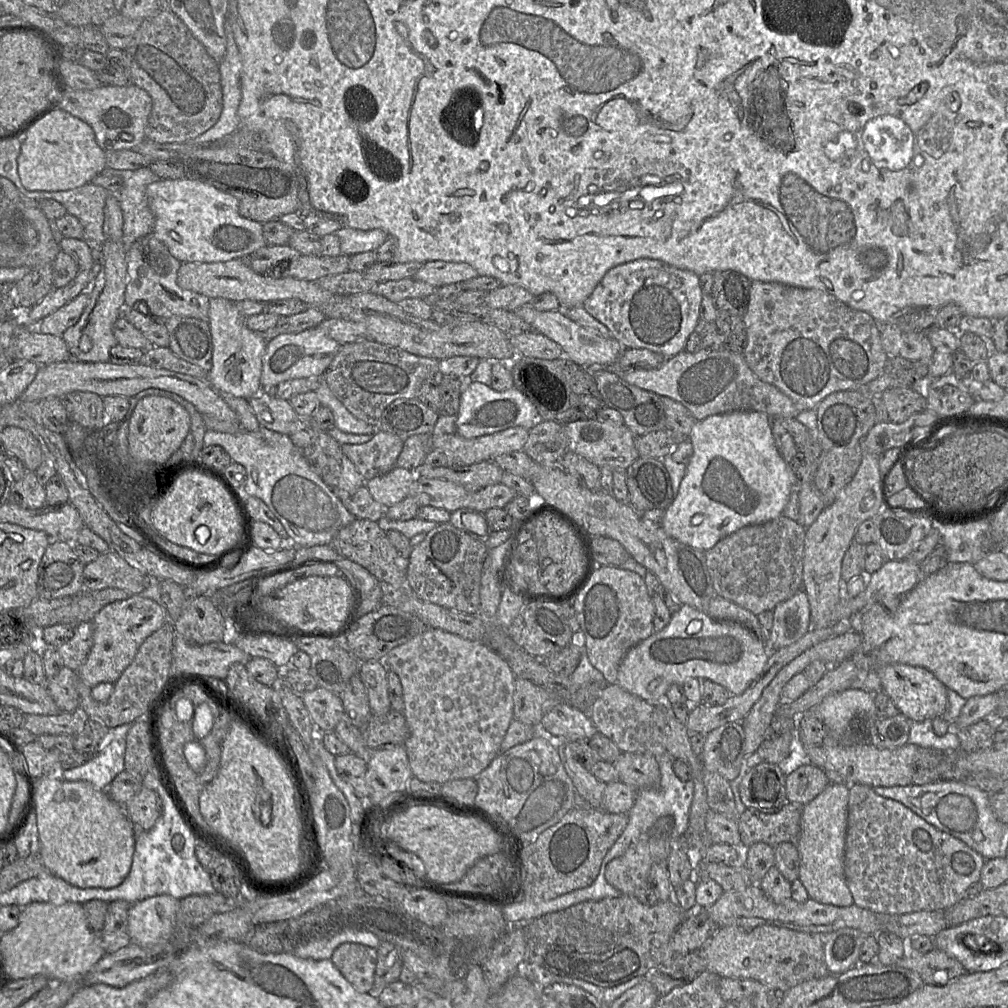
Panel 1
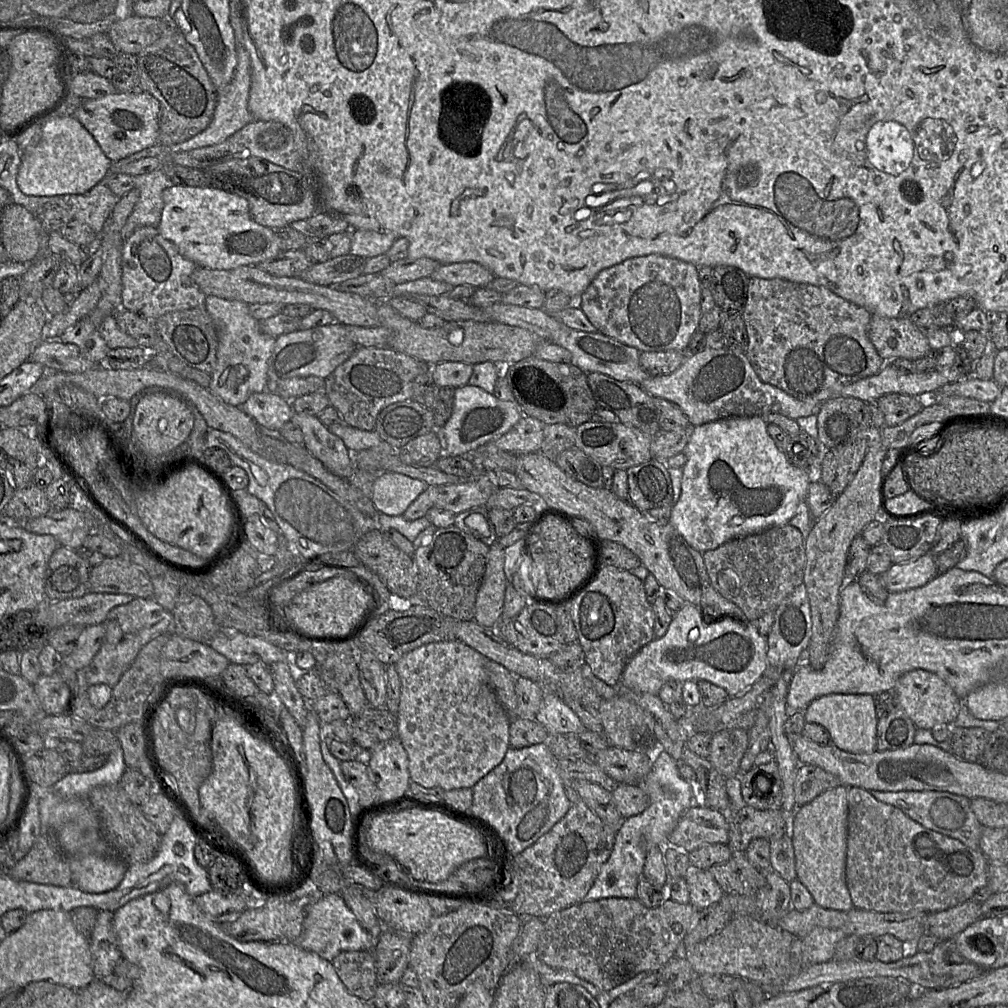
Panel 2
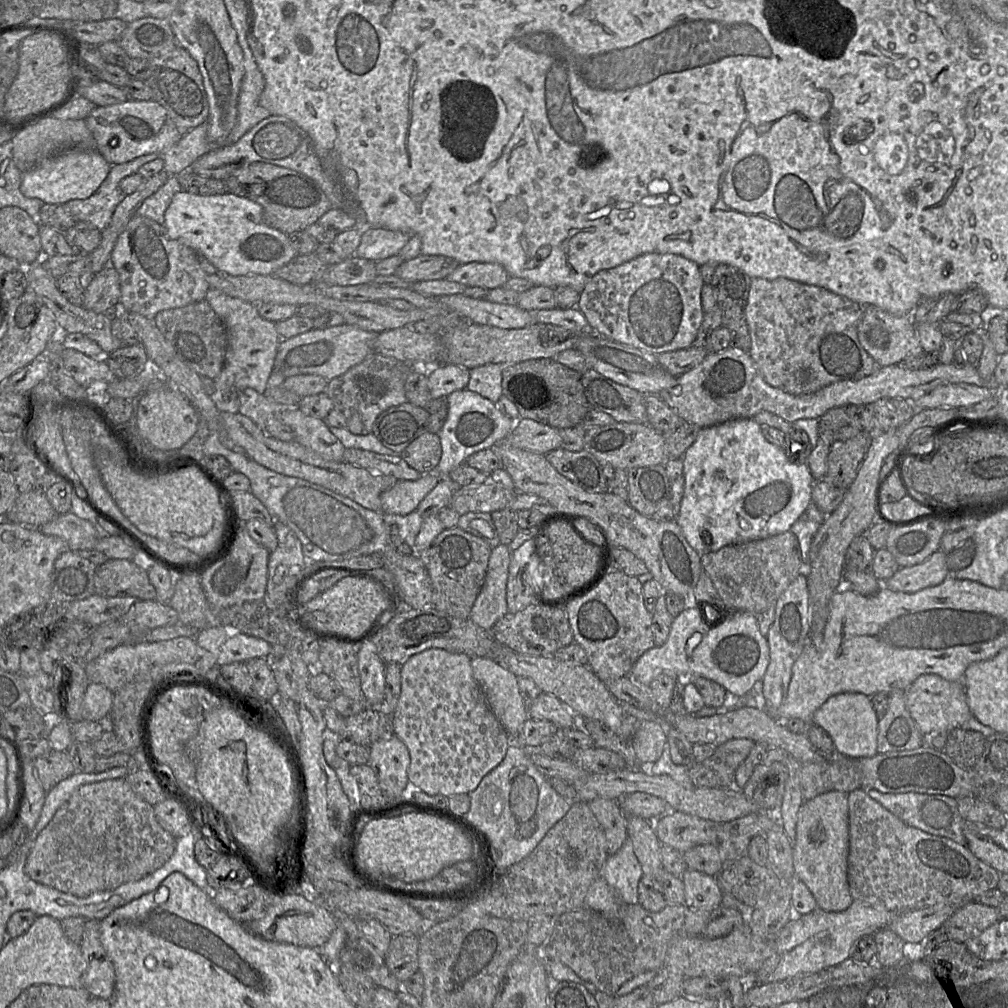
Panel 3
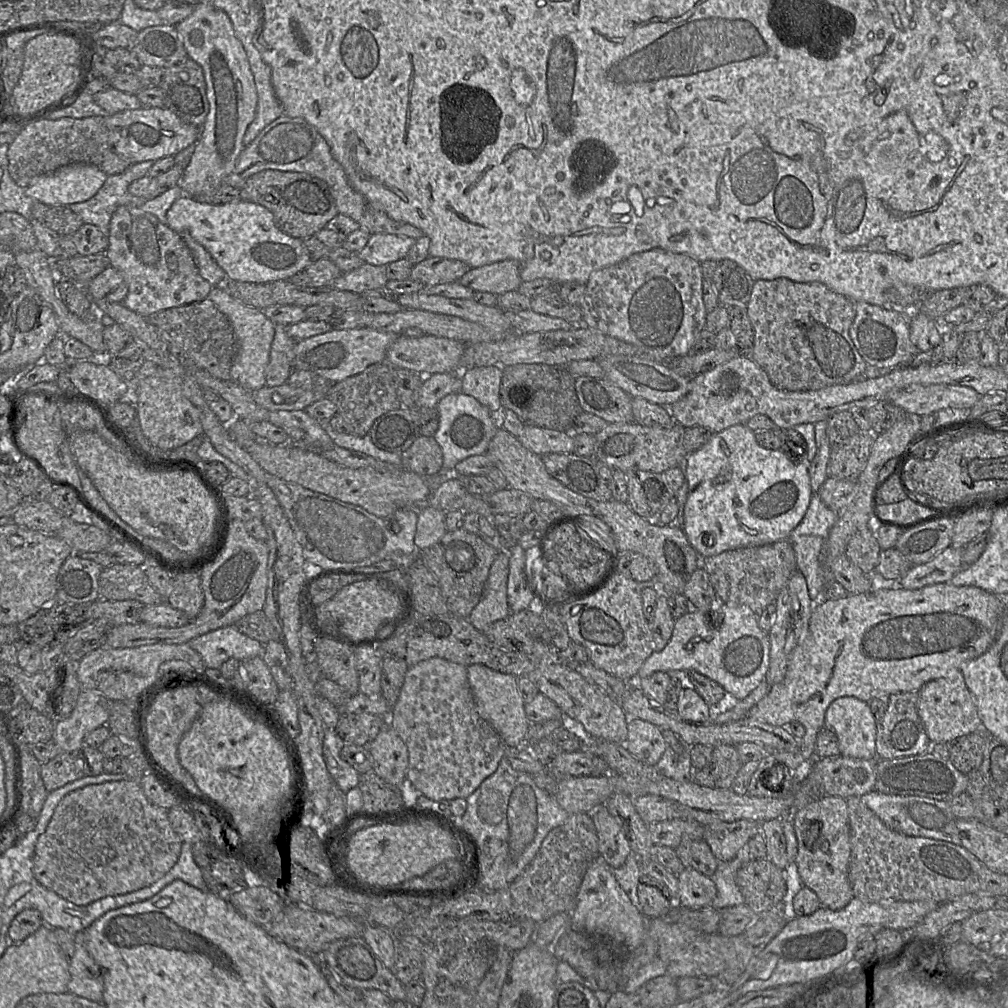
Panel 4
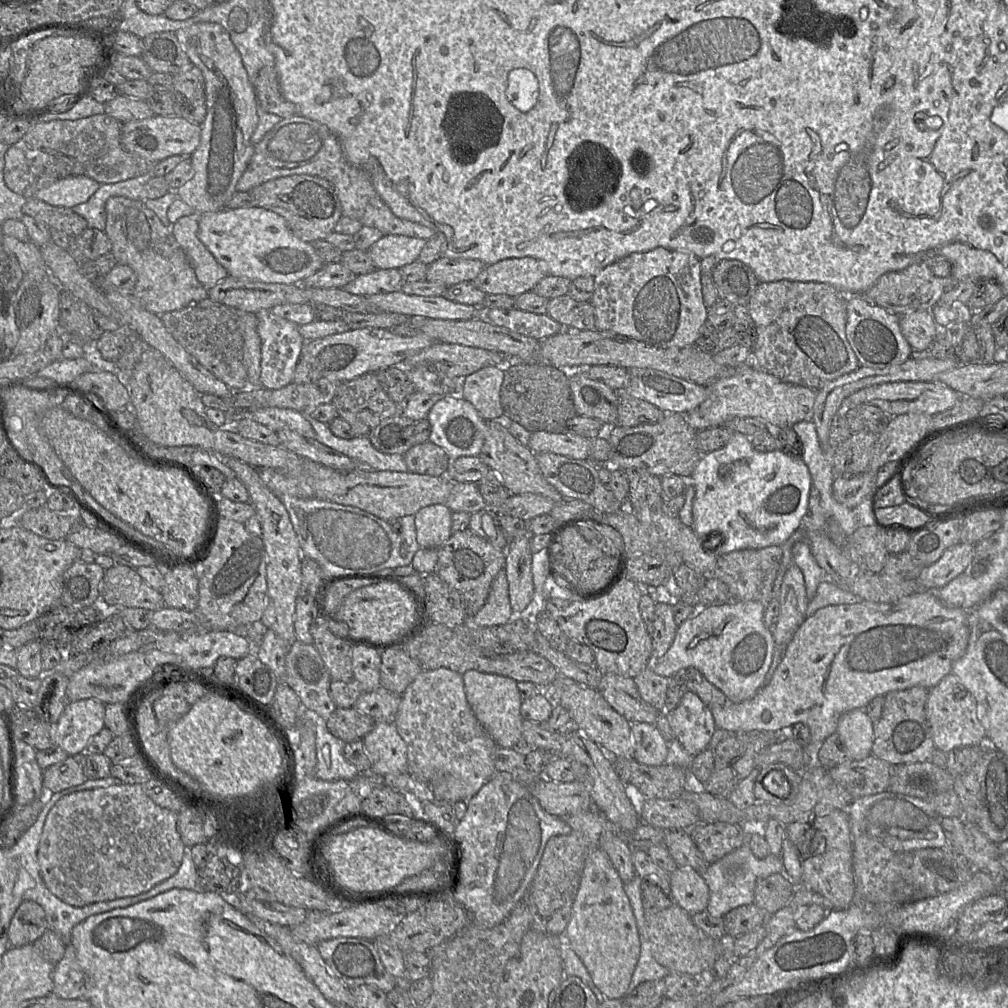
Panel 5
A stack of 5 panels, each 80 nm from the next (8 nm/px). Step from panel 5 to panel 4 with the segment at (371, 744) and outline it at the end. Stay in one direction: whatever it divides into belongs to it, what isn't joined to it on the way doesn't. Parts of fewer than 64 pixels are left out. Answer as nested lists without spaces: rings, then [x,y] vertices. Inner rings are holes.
[[[386,726],[367,747],[372,757],[372,771],[387,783],[399,787],[406,779],[409,762],[402,739]]]

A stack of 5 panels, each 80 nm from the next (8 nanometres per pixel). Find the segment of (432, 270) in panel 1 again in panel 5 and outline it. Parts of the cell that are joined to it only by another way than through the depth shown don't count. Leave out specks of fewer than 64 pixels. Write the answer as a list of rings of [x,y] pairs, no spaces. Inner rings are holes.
[[[533,257],[506,258],[486,265],[471,283],[486,294],[516,297],[532,291],[547,275],[546,261]]]

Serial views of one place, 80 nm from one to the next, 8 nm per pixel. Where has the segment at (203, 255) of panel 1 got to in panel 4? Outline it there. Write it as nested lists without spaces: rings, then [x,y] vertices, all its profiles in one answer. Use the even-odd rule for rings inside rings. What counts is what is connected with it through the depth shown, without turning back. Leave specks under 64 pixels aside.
[[[181,196],[167,211],[167,226],[174,232],[190,233],[192,238],[202,245],[214,261],[225,271],[227,279],[248,282],[268,283],[288,280],[306,268],[312,261],[306,247],[299,238],[292,237],[280,230],[274,222],[273,214],[259,204],[244,200],[226,204],[201,203],[191,197]]]

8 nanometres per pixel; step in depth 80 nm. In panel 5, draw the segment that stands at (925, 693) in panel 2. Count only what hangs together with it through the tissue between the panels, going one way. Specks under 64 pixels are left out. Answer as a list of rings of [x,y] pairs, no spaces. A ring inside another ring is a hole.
[[[952,673],[945,675],[936,686],[929,689],[925,712],[935,749],[949,753],[960,747],[981,745],[986,741],[986,731],[977,716],[977,703]]]

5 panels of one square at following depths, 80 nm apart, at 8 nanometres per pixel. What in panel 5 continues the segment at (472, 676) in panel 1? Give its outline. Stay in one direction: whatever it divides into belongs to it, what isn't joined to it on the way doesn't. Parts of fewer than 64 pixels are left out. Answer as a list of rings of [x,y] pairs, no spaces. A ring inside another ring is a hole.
[[[447,668],[423,670],[401,695],[401,702],[394,719],[394,725],[398,734],[401,736],[407,746],[408,773],[412,777],[416,778],[416,780],[424,782],[429,786],[434,796],[434,802],[449,802],[450,804],[455,804],[458,801],[468,801],[496,773],[494,766],[494,753],[498,746],[473,714],[466,699],[462,675],[457,672]]]

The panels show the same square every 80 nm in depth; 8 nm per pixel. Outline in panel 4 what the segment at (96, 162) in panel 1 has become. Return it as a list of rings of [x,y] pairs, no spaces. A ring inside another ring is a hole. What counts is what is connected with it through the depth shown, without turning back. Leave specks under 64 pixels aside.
[[[73,163],[35,177],[25,194],[51,206],[70,205],[91,199],[107,177],[94,165]]]

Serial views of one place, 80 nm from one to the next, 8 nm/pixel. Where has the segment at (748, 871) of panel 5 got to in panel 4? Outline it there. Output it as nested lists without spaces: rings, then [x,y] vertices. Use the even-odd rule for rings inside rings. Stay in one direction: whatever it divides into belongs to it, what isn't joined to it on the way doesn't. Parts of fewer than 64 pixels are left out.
[[[745,848],[732,860],[719,863],[711,877],[717,889],[716,897],[711,904],[712,908],[720,911],[724,908],[745,904],[745,899],[736,884],[736,873],[751,859],[751,855]]]

